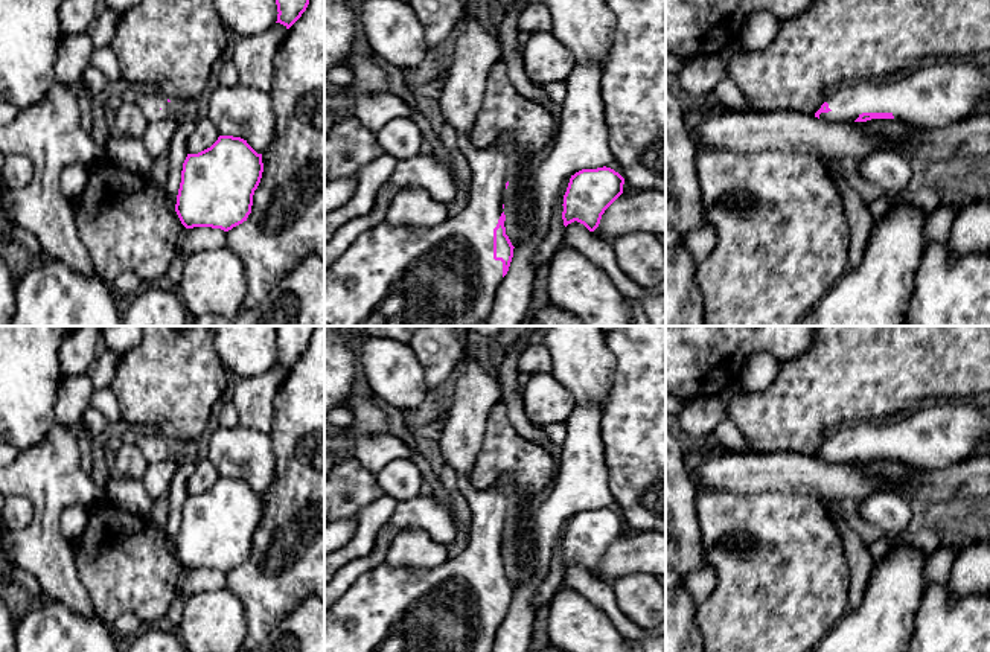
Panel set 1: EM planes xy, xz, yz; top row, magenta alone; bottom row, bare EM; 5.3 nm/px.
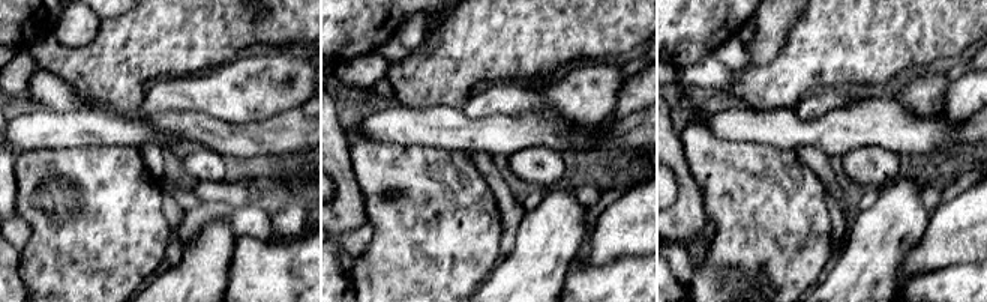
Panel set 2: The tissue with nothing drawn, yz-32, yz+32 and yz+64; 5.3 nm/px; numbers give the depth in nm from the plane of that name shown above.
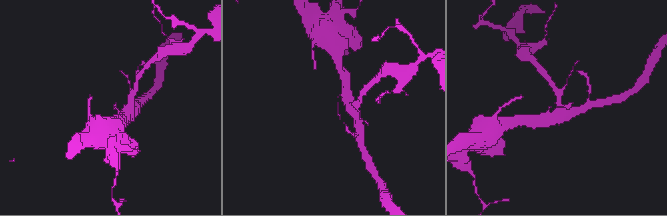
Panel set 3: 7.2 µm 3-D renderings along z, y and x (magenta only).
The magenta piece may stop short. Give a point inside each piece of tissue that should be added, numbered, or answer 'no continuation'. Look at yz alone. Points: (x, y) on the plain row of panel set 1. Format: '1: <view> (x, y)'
1: yz (937, 436)

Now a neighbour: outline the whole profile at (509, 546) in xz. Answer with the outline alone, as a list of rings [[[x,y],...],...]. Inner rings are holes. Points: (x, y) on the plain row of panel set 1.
[[[510,516],[507,533],[506,533],[506,542],[504,542],[504,556],[506,559],[513,558],[515,553],[515,530],[516,530],[516,519]]]

